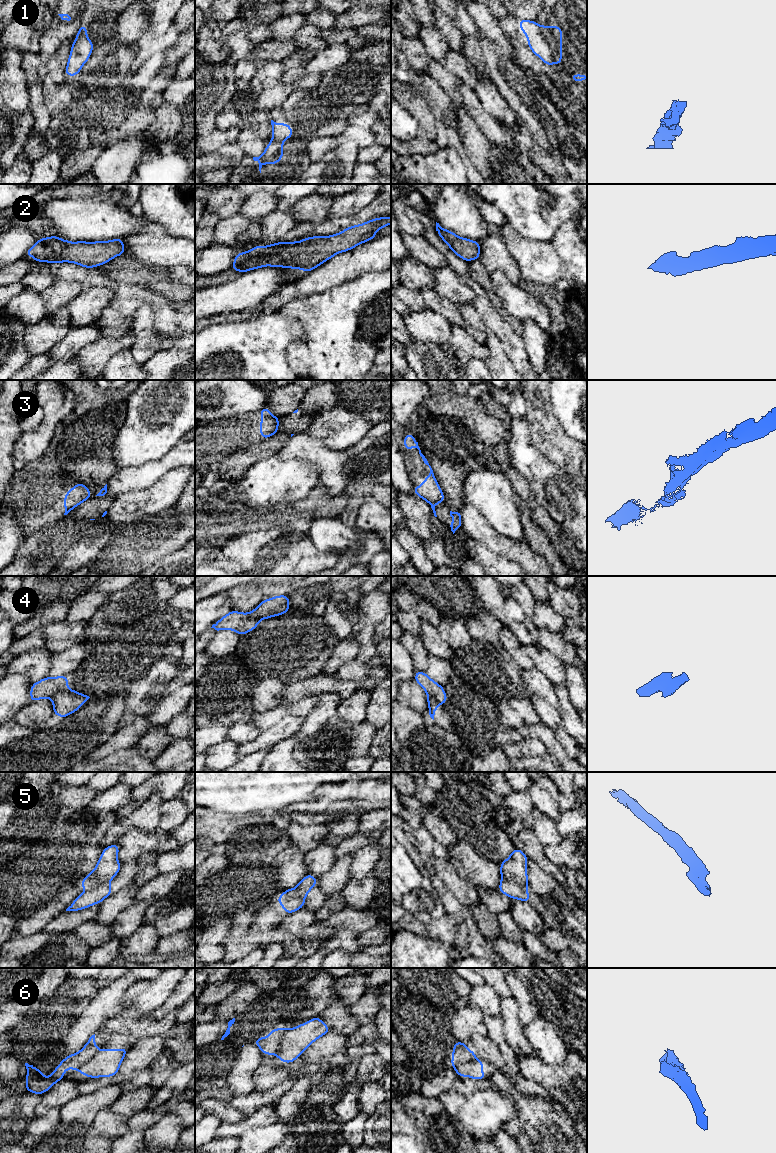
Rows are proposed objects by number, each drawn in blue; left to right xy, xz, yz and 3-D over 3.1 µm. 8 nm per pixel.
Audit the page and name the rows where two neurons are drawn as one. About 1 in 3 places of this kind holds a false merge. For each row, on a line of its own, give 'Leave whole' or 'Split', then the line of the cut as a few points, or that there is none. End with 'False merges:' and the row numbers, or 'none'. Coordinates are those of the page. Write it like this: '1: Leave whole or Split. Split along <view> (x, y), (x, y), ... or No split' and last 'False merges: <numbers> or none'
1: Split. Split along yz (539, 25), (554, 59)
2: Leave whole. No split
3: Split. Split along yz (436, 502), (430, 504)
4: Split. Split along xy (68, 689), (57, 691), (51, 698)
5: Split. Split along yz (502, 878), (508, 881), (515, 881), (525, 887)
6: Split. Split along xz (290, 1029), (282, 1037), (275, 1053)
False merges: 1, 3, 4, 5, 6

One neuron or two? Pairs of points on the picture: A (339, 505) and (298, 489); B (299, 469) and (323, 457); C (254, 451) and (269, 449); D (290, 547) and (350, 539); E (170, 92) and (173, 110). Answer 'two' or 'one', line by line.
A: two
B: two
C: one
D: two
E: two

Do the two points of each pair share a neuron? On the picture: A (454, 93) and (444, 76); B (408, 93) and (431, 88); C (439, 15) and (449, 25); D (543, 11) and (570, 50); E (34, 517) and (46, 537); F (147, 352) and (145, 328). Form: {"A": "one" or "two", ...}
{"A": "one", "B": "two", "C": "one", "D": "two", "E": "two", "F": "one"}

